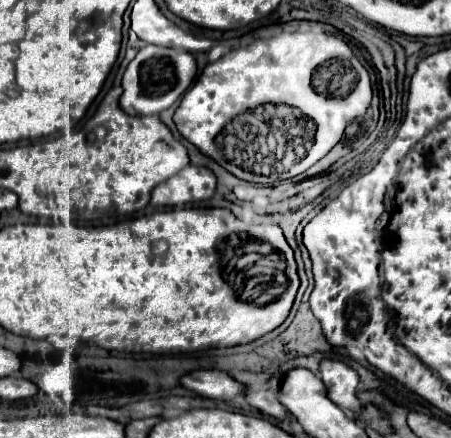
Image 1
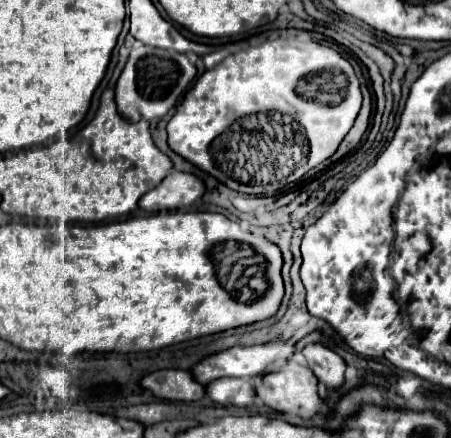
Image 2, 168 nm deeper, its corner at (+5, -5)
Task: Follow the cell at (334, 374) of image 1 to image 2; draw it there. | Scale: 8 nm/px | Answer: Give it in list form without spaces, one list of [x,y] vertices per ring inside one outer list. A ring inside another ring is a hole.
[[[310,343],[302,349],[302,355],[318,381],[322,381],[328,389],[338,389],[344,385],[346,363],[338,353],[320,343]]]

